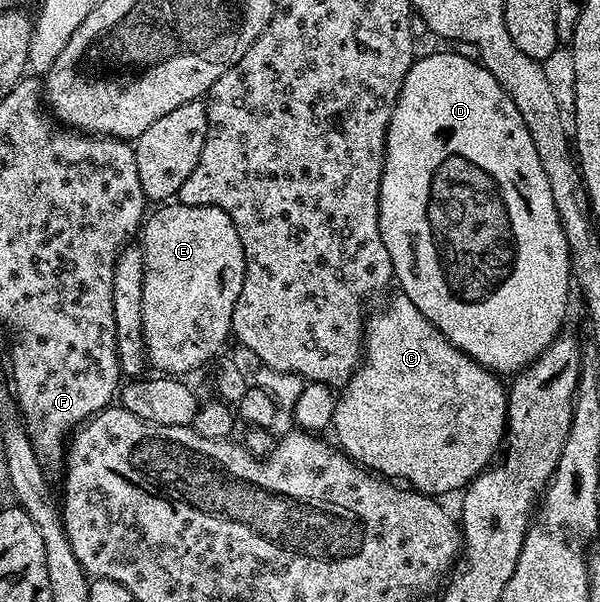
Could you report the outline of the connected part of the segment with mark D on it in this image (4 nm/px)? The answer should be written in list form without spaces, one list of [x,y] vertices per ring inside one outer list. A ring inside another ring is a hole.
[[[433,51],[430,55],[423,56],[422,59],[421,56],[414,58],[411,69],[401,86],[399,97],[395,101],[395,109],[391,113],[389,128],[385,134],[385,172],[381,174],[381,192],[379,193],[379,233],[383,237],[383,245],[387,245],[387,253],[391,257],[396,286],[401,286],[398,287],[400,294],[409,298],[417,306],[419,313],[423,313],[423,317],[427,317],[427,321],[431,321],[431,325],[435,325],[439,329],[439,333],[443,333],[443,337],[447,337],[447,341],[451,341],[451,345],[455,345],[462,353],[469,355],[476,363],[486,367],[488,371],[501,377],[512,377],[518,371],[524,371],[529,364],[535,362],[547,349],[547,345],[551,345],[551,341],[562,334],[561,322],[564,321],[565,310],[569,307],[569,287],[571,291],[569,246],[567,245],[567,237],[563,233],[563,225],[559,221],[559,213],[555,209],[555,197],[551,197],[551,185],[547,181],[547,173],[543,173],[539,153],[535,153],[535,144],[531,142],[531,133],[527,133],[527,125],[523,125],[523,117],[519,117],[519,109],[515,109],[515,101],[511,101],[511,97],[507,97],[503,85],[499,85],[499,81],[495,81],[495,77],[491,77],[485,64],[476,58],[473,59],[468,59],[467,56],[460,55],[457,51]]]

